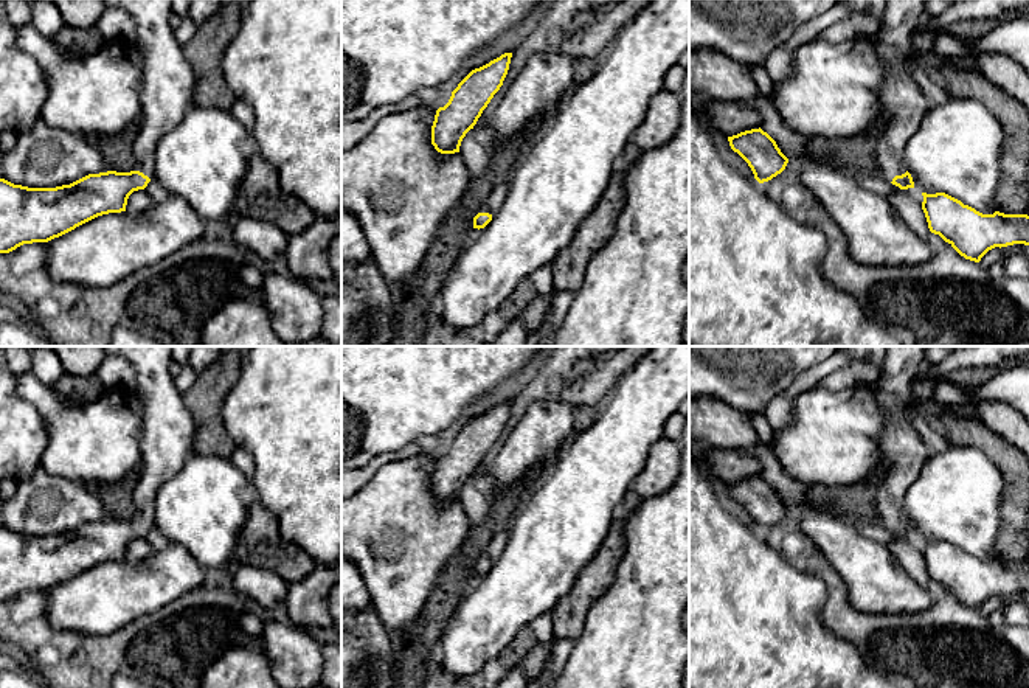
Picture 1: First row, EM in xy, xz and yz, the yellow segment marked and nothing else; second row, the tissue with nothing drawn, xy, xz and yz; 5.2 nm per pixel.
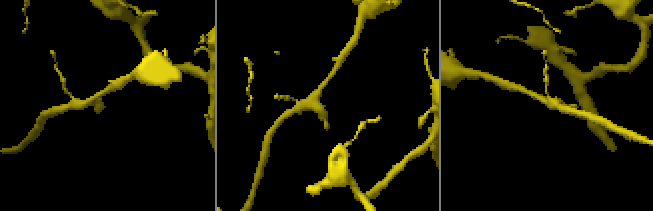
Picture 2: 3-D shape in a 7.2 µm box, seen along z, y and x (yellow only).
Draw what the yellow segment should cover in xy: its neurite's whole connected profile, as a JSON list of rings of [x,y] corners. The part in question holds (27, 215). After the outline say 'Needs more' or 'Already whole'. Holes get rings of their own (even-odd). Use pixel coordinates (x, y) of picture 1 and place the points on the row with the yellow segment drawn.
[[[104,0],[129,12],[143,56],[143,112],[130,172],[88,174],[70,185],[28,188],[0,179],[0,253],[48,242],[109,213],[126,211],[133,191],[154,180],[155,148],[192,107],[196,76],[169,26],[172,0]]]. Needs more

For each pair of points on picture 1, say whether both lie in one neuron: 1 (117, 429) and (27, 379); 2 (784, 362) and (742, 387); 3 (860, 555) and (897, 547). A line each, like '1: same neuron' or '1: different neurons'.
1: same neuron
2: same neuron
3: different neurons

